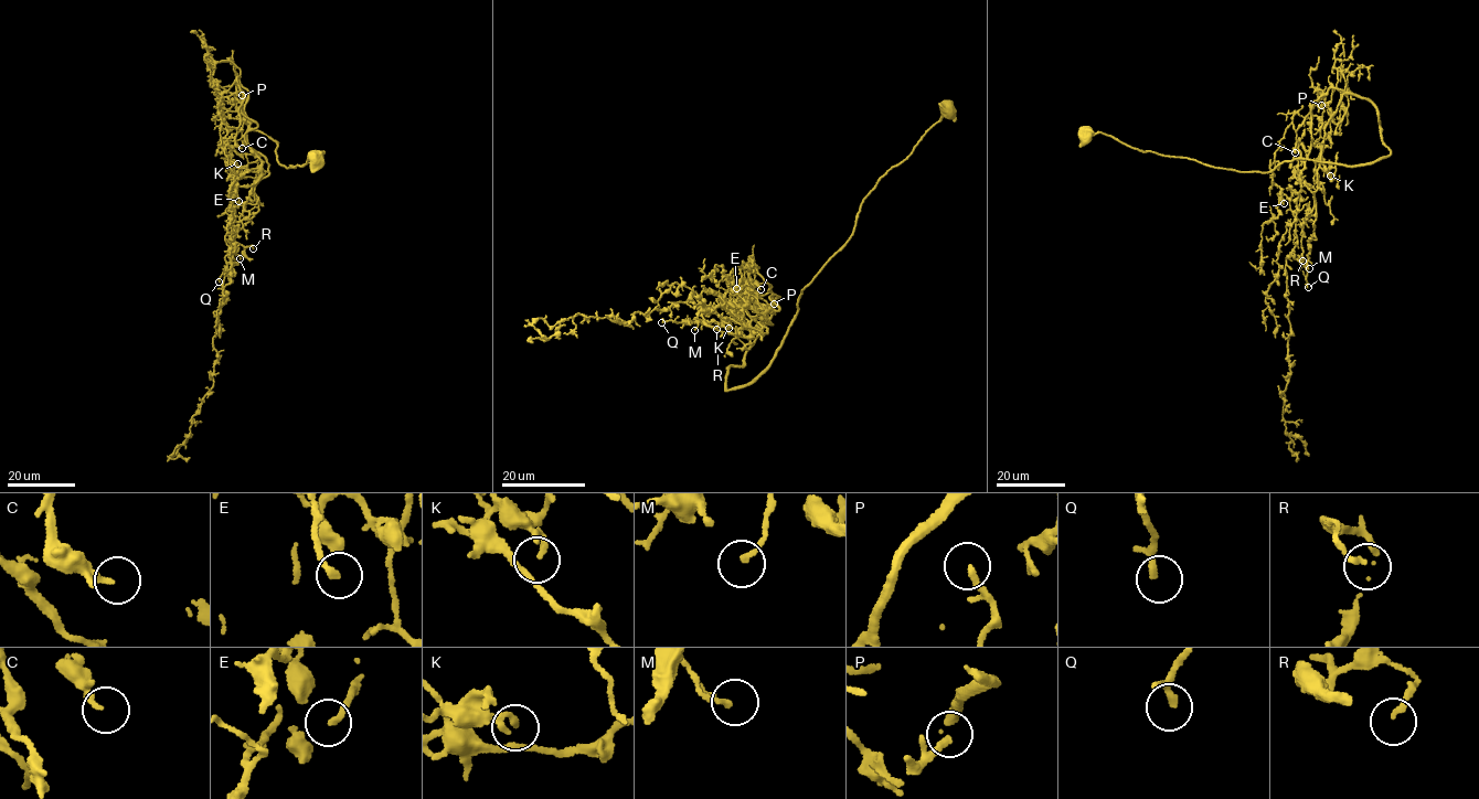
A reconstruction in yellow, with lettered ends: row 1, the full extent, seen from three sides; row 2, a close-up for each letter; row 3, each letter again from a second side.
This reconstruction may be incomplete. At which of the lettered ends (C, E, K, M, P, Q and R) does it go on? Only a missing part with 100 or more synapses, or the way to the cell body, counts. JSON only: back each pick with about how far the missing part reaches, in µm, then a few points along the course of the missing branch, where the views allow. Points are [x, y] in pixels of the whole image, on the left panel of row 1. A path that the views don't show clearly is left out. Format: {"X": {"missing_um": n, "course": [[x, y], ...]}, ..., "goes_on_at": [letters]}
{"Q": {"missing_um": 70, "course": [[219, 281], [222, 301], [214, 309], [215, 350], [205, 364], [205, 396], [173, 438], [188, 441]]}, "goes_on_at": ["Q"]}

